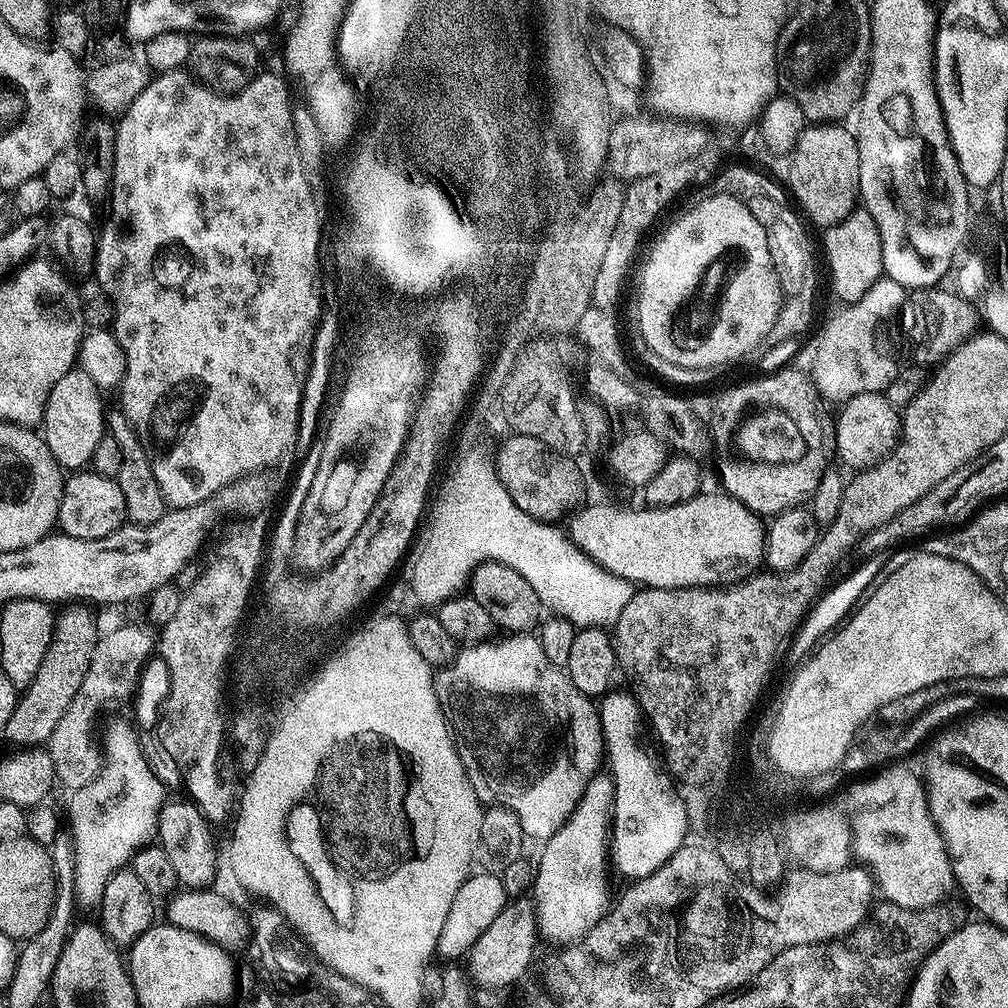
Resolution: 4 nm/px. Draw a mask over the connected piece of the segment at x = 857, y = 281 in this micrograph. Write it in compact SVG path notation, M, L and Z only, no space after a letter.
M863 206L857 207L842 222L827 229L824 236L824 256L828 259L828 272L832 275L832 288L841 305L858 303L871 287L884 276L882 262L882 238L878 234L878 222Z

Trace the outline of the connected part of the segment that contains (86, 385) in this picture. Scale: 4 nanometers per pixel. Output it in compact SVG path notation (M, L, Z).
M79 366L62 374L62 378L58 378L50 390L42 421L42 435L61 469L80 470L91 465L94 446L98 446L106 434L106 407L100 396L104 397L102 390L90 378L90 374L84 373Z

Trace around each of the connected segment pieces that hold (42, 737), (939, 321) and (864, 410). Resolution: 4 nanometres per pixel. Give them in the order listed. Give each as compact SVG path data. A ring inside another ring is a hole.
M88 606L65 608L68 609L61 616L59 613L55 617L52 641L46 650L46 658L42 658L42 666L38 666L34 682L19 693L16 708L2 729L2 736L12 746L43 745L58 724L58 718L66 714L66 706L74 702L74 694L78 694L78 686L82 686L82 678L86 678L86 670L90 670L90 654L94 654L98 639L96 620L91 612L93 609Z
M944 286L934 288L917 288L911 293L910 306L912 302L912 356L917 365L931 366L939 365L941 360L948 357L951 352L958 350L958 346L962 346L972 336L977 335L978 329L981 327L982 316L978 311L977 305L973 301L964 299L955 291L947 292Z
M884 392L860 393L850 397L839 410L836 432L834 428L834 452L840 455L846 467L851 470L872 468L892 453L900 439L902 416L897 405L890 403Z

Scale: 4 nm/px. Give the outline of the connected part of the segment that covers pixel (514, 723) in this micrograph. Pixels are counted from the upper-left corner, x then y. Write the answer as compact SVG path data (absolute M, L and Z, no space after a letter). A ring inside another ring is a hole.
M508 634L503 638L498 644L490 642L457 651L452 665L435 673L436 697L481 805L508 808L517 816L525 837L543 842L572 817L588 783L599 773L596 771L605 755L600 714L593 697L582 694L570 682L567 671L542 654L535 635Z

